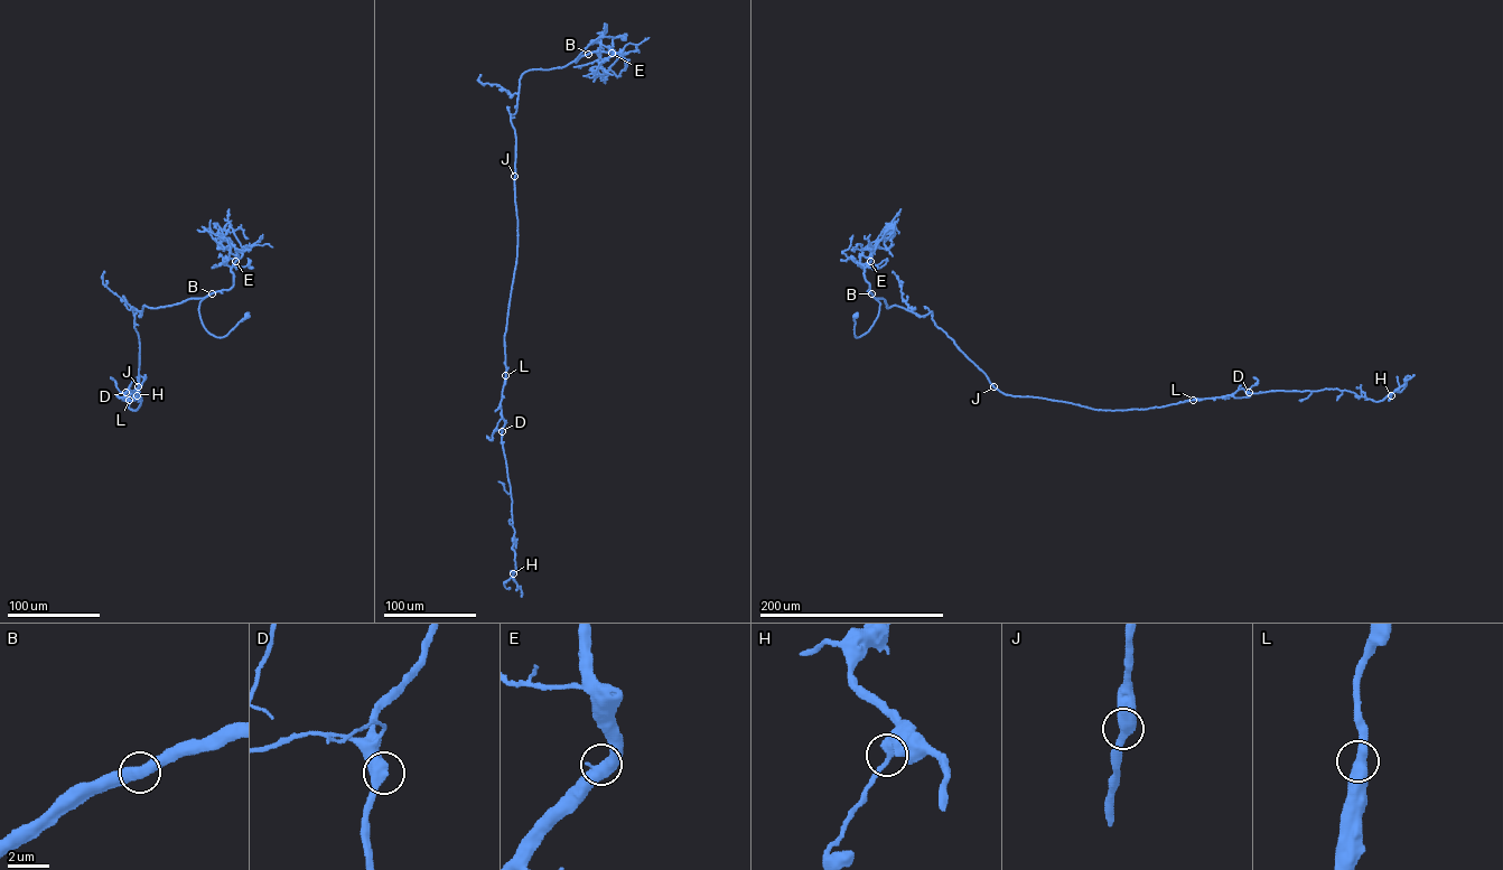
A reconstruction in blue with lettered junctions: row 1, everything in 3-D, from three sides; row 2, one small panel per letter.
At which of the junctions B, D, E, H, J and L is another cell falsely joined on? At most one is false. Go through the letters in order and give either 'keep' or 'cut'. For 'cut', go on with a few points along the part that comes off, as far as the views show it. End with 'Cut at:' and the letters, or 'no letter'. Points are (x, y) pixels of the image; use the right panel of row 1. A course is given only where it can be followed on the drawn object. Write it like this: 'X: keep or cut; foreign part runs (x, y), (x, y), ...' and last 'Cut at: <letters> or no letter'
B: keep
D: keep
E: keep
H: keep
J: keep
L: keep
Cut at: no letter

